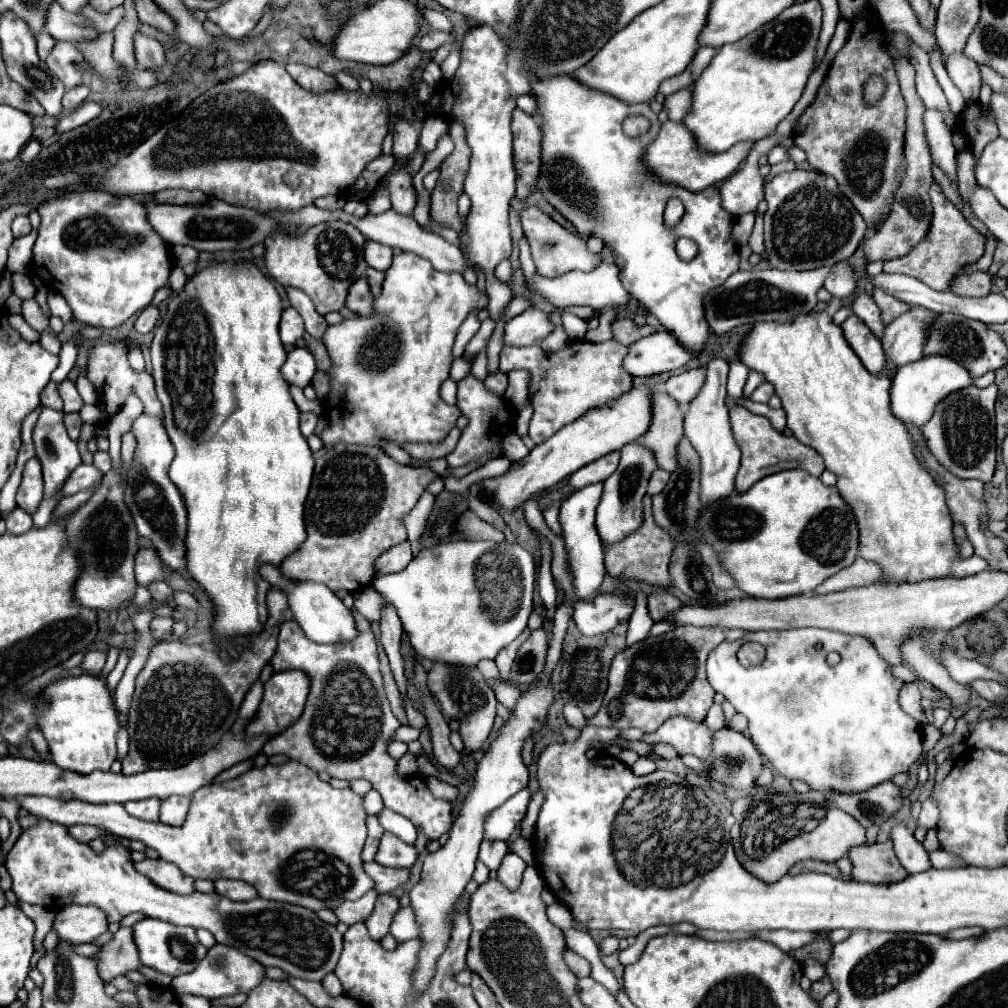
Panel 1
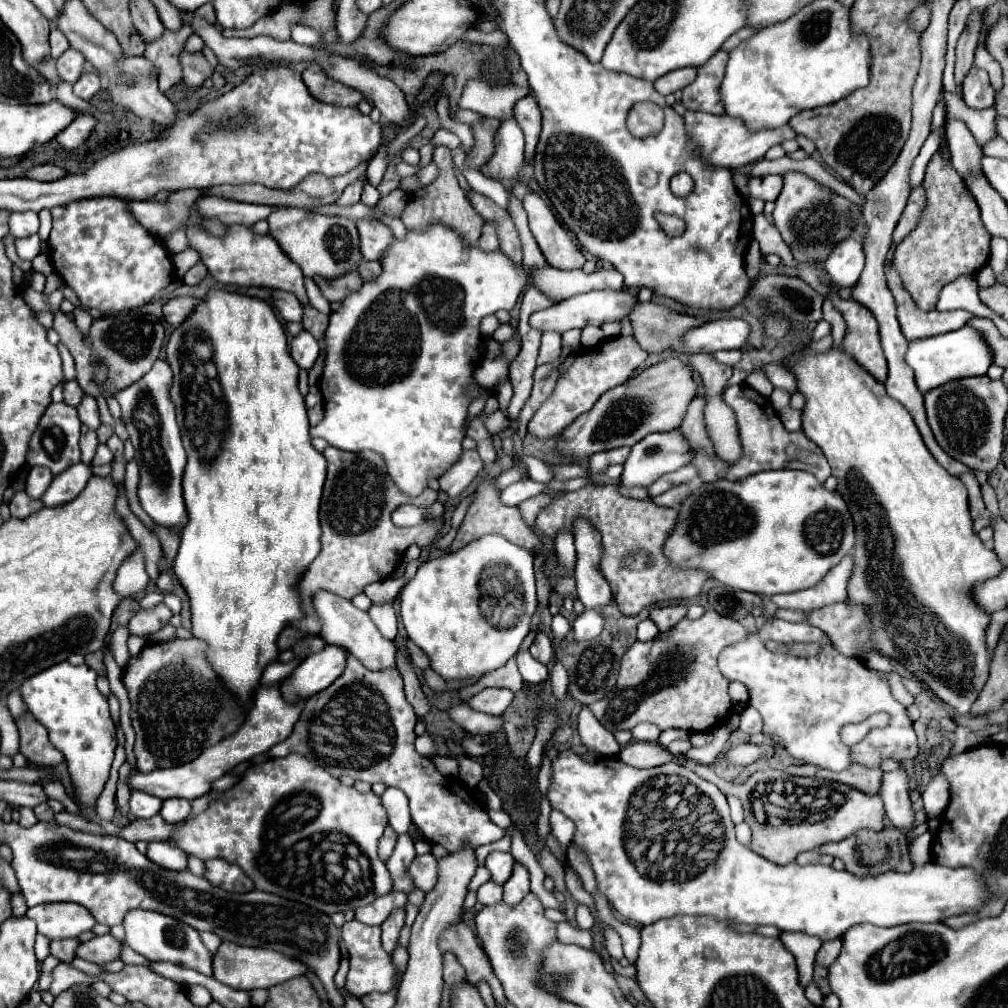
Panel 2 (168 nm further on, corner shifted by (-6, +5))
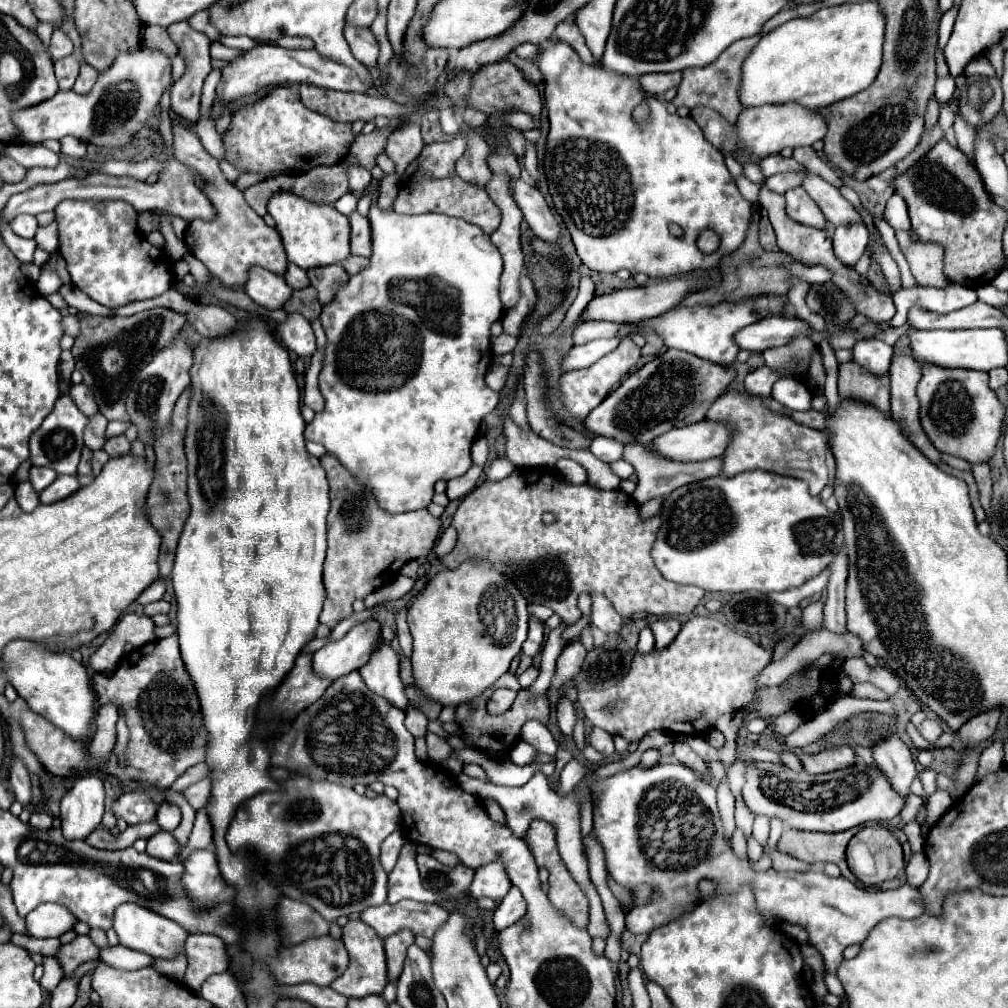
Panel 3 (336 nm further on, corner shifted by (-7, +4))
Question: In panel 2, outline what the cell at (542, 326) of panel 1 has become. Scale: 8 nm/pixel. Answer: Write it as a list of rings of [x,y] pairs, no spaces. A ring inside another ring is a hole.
[[[594,290],[594,292],[566,298],[548,310],[540,310],[540,312],[532,314],[530,324],[542,332],[550,332],[550,330],[566,332],[570,328],[602,326],[604,322],[614,322],[614,320],[622,320],[622,318],[630,316],[630,312],[634,310],[636,304],[638,304],[638,296],[634,296],[626,290]]]

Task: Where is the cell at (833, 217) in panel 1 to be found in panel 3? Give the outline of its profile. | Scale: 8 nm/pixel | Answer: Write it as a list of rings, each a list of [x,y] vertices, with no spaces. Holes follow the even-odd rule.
[[[803,187],[789,189],[785,193],[785,199],[787,199],[789,219],[815,229],[825,229],[825,217],[821,209],[815,205],[815,201],[811,201],[811,197],[807,197],[807,191]]]

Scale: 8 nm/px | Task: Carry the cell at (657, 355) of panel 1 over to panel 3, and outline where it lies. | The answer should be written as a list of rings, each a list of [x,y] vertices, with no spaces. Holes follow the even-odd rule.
[[[765,317],[757,323],[751,323],[739,329],[735,333],[735,343],[739,349],[745,349],[745,351],[763,351],[771,345],[785,345],[787,341],[791,341],[795,333],[799,333],[799,329],[803,329],[803,333],[807,335],[811,331],[809,325],[797,317],[793,319]]]

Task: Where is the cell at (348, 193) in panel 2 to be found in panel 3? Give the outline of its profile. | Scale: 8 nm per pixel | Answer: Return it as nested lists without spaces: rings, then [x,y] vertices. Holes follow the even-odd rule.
[[[349,191],[349,193],[345,193],[345,195],[337,201],[335,207],[337,207],[337,211],[341,211],[343,215],[351,215],[351,213],[357,209],[357,201],[359,201],[359,197]]]

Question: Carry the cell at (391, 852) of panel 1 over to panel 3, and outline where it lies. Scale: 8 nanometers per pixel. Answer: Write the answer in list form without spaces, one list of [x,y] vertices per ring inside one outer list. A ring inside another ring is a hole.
[[[405,841],[397,865],[389,873],[389,903],[399,903],[403,899],[413,899],[421,903],[441,903],[445,899],[443,895],[437,895],[423,887],[415,857],[417,845],[413,841]]]

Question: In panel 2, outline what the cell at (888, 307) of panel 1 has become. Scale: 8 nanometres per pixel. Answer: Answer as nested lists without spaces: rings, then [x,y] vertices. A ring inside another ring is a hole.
[[[936,152],[928,162],[922,186],[926,192],[924,212],[914,232],[910,232],[906,240],[896,246],[892,264],[898,268],[904,288],[910,292],[918,308],[932,310],[936,306],[938,292],[946,284],[964,274],[976,276],[976,272],[988,264],[992,236],[986,232],[980,220],[974,196],[970,196],[970,190],[958,172],[954,172],[952,164],[942,160],[940,152]]]

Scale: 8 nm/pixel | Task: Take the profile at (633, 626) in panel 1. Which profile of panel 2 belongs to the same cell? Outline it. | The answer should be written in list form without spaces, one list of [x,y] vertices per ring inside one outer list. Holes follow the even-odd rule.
[[[642,620],[640,624],[638,624],[636,638],[639,641],[650,641],[654,636],[658,634],[658,628],[654,626],[654,622],[652,620]]]

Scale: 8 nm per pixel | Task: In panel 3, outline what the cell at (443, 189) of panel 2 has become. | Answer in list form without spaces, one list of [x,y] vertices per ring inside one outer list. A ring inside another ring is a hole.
[[[443,177],[443,179],[423,179],[423,181],[405,181],[401,183],[399,195],[395,199],[395,211],[409,213],[409,215],[421,215],[421,213],[443,213],[451,217],[461,217],[467,223],[475,223],[481,227],[487,235],[491,235],[501,221],[501,211],[493,203],[493,199],[487,195],[485,189],[479,189],[475,185],[465,183],[461,177]]]

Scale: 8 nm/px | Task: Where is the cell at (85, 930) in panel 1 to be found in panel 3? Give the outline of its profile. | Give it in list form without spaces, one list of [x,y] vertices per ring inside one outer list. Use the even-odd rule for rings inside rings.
[[[43,903],[25,917],[25,923],[35,939],[59,939],[75,927],[77,919],[65,905]]]

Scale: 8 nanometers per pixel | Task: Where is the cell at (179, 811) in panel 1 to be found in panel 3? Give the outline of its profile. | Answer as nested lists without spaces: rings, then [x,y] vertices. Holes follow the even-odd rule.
[[[161,803],[157,809],[155,821],[161,825],[163,831],[173,831],[181,823],[181,811],[177,805],[171,803]]]

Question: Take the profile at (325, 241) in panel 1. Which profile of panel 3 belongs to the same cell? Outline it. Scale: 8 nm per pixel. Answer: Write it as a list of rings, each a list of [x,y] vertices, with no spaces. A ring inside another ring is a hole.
[[[279,193],[279,197],[273,197],[269,201],[267,211],[277,223],[277,231],[283,239],[289,261],[299,265],[301,269],[307,271],[313,267],[343,263],[351,255],[351,245],[349,245],[351,225],[349,219],[335,207],[311,205],[309,201],[303,201],[293,193]]]

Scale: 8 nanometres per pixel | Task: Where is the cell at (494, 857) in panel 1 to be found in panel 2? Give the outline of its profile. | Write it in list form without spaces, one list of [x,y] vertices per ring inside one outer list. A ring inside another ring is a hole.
[[[490,852],[484,864],[490,872],[490,882],[494,884],[506,884],[508,878],[512,876],[512,868],[514,868],[514,858],[508,852]]]

